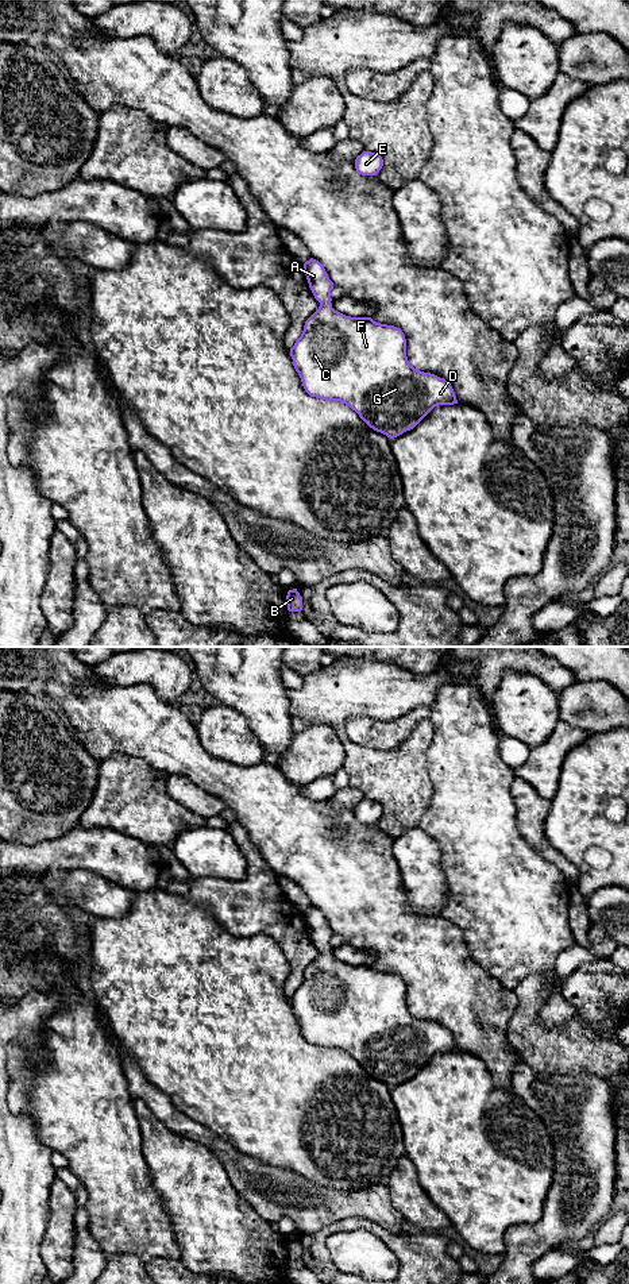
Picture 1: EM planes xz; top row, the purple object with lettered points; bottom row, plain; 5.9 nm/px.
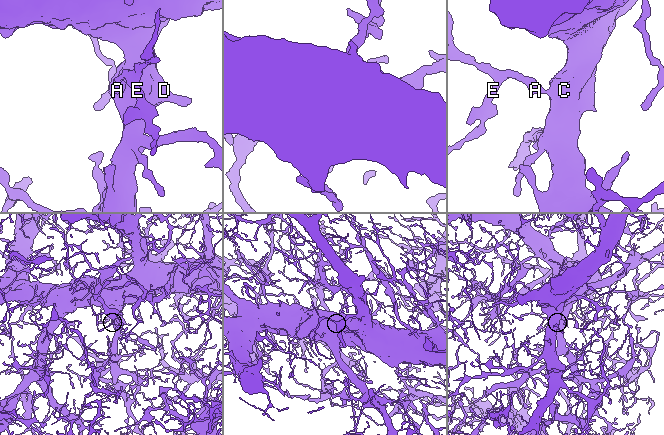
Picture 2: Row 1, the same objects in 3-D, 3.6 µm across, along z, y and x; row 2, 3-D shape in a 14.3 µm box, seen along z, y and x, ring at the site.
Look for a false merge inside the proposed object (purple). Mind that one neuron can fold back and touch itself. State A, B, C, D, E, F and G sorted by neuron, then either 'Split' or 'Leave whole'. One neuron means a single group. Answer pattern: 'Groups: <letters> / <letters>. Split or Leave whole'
Groups: A B C D E F G. Leave whole

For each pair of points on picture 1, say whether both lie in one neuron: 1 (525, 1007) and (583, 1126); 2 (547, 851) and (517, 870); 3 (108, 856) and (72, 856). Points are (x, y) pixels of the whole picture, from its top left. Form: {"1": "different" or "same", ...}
{"1": "different", "2": "different", "3": "same"}

